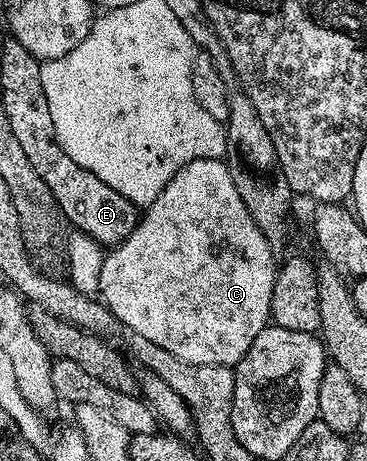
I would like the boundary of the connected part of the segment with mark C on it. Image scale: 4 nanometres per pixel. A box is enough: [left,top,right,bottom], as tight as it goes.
[99,159,279,366]

